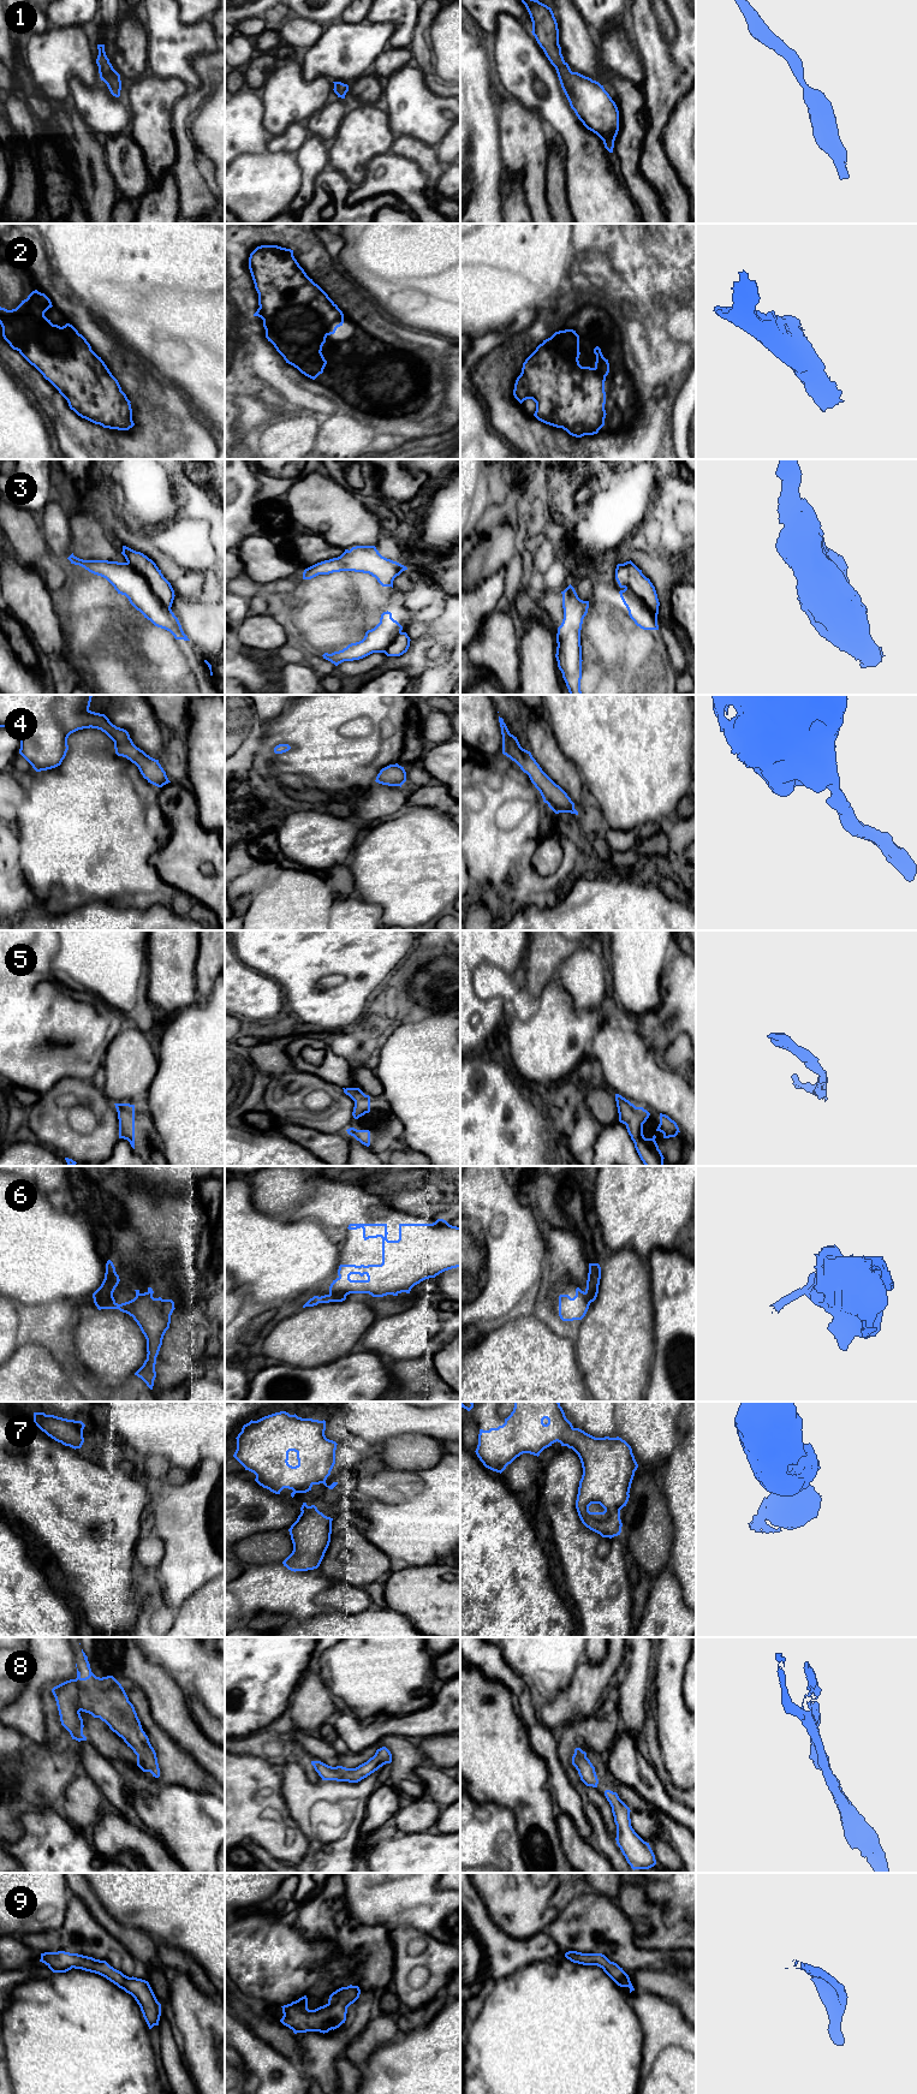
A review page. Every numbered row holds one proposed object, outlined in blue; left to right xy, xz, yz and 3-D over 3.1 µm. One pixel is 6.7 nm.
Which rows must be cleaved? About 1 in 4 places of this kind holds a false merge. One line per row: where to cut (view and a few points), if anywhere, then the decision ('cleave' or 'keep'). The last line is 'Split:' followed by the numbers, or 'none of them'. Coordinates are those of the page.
1: no cut | keep
2: no cut | keep
3: xy (127, 561), (147, 581), (152, 592), (170, 608) | cleave
4: no cut | keep
5: no cut | keep
6: xy (112, 1294), (107, 1297), (94, 1298) | cleave
7: no cut | keep
8: no cut | keep
9: no cut | keep
Split: 3, 6

